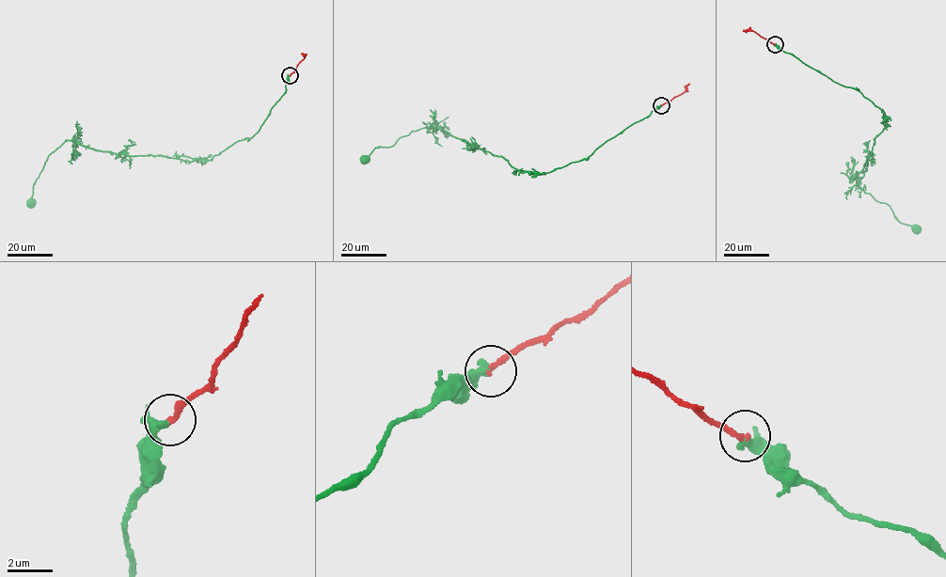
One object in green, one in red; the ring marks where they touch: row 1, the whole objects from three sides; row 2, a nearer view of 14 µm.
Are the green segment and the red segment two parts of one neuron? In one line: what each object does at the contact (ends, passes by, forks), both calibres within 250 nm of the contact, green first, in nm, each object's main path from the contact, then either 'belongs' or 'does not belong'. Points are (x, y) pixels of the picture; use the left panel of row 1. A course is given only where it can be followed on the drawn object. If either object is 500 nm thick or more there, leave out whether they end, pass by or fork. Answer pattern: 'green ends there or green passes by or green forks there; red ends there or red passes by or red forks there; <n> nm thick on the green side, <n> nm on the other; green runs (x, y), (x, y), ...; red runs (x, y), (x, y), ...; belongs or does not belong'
green passes by; red ends there; 280 nm thick on the green side, 260 nm on the other; green runs (290, 75), (285, 92), (257, 132), (211, 159), (133, 156), (65, 140), (48, 155), (30, 203); red runs (290, 75), (307, 54); belongs

